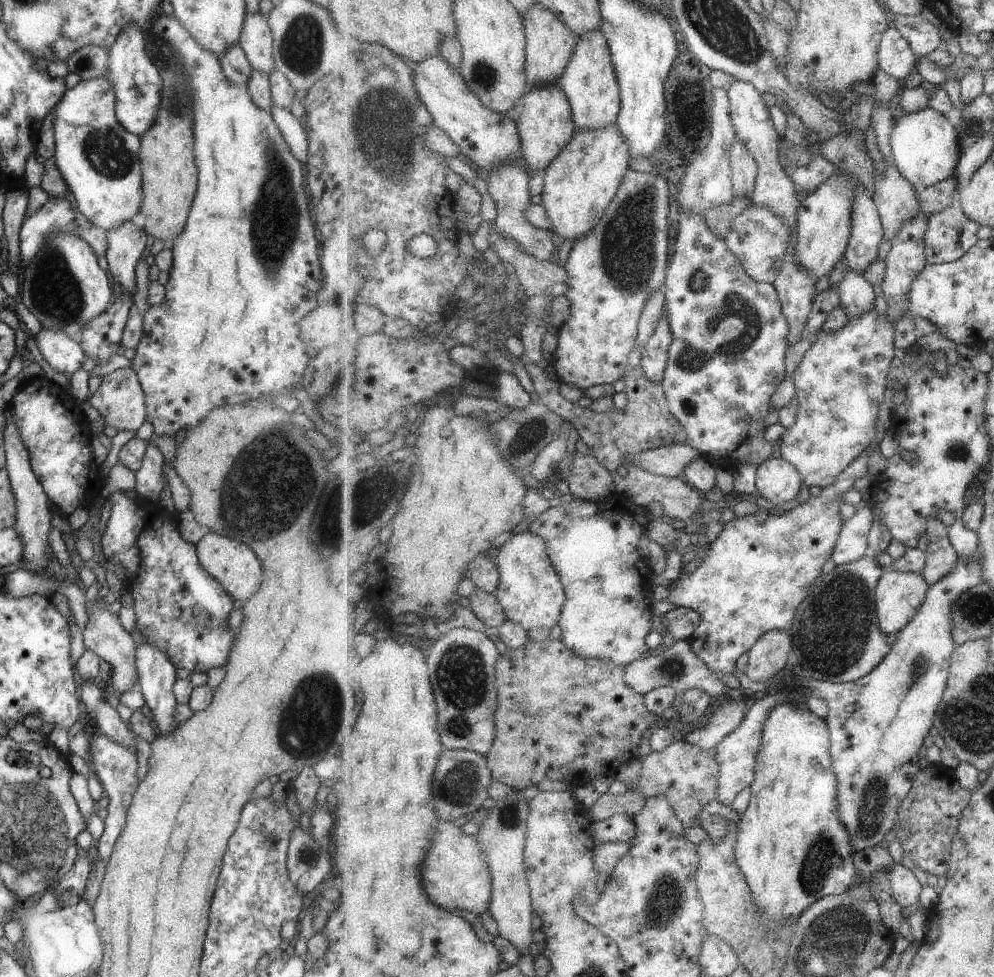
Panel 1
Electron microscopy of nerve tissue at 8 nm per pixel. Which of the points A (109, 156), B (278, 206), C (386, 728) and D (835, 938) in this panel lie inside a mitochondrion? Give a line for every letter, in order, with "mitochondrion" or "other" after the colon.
A: mitochondrion
B: mitochondrion
C: other
D: mitochondrion

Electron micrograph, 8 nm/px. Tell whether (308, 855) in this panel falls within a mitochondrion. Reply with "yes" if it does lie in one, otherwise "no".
yes

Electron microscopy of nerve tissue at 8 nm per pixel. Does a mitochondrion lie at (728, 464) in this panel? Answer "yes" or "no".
no

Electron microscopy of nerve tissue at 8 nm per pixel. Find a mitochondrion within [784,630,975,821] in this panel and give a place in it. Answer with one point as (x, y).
(917, 670)

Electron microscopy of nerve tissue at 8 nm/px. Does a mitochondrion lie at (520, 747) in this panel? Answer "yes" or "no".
no

